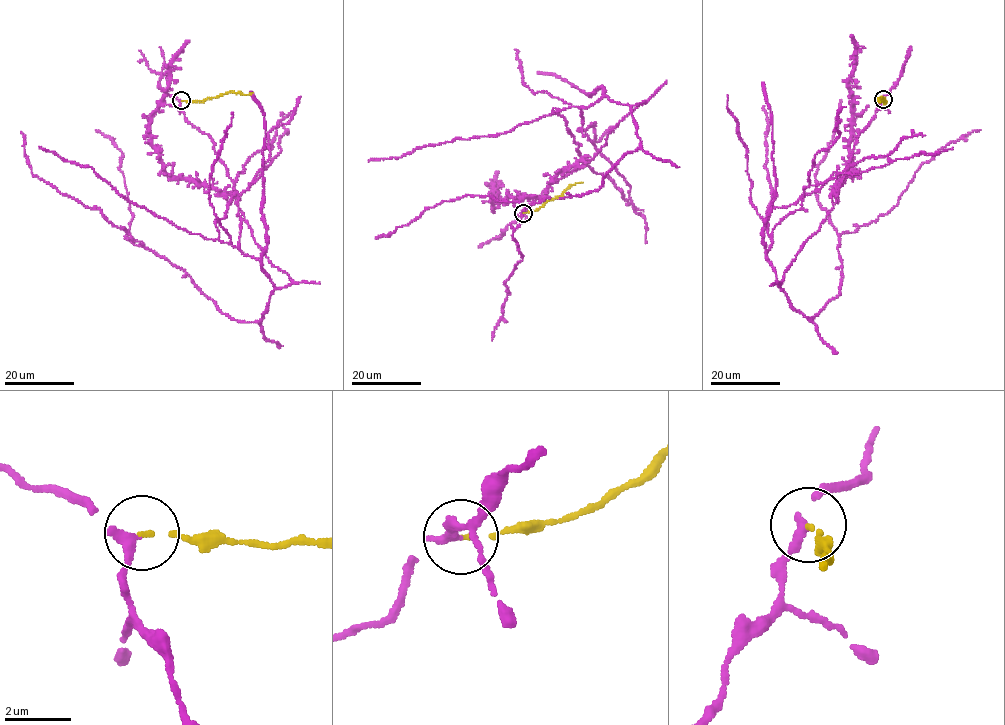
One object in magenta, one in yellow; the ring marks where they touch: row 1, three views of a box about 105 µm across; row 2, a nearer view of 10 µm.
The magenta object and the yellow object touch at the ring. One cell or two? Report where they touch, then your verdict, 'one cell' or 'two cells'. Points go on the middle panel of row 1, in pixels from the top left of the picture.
(523, 213) | two cells

